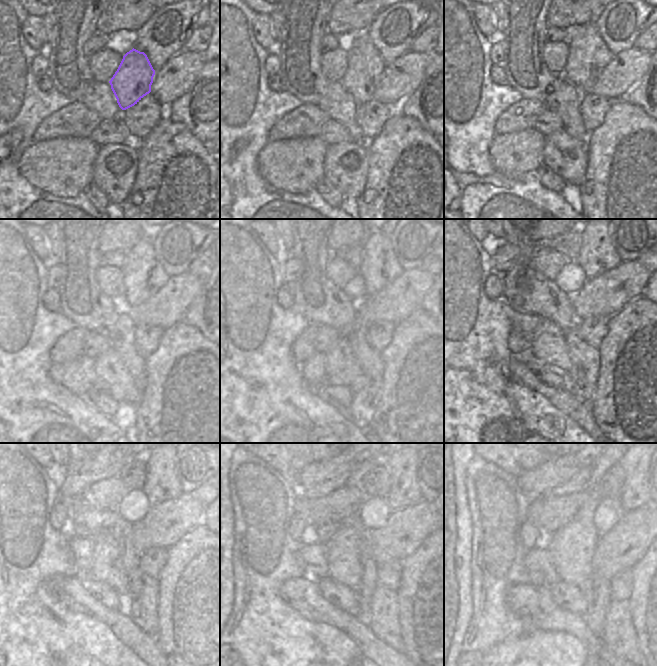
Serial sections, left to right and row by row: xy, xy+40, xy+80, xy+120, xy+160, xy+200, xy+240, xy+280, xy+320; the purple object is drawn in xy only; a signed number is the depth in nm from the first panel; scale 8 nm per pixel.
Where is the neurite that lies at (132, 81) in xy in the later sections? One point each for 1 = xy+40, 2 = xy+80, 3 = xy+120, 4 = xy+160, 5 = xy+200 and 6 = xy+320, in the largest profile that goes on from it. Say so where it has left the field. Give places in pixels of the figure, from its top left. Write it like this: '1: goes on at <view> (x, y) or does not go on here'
1: goes on at xy+40 (364, 63)
2: goes on at xy+80 (588, 54)
3: goes on at xy+120 (143, 275)
4: goes on at xy+160 (379, 266)
5: goes on at xy+200 (598, 256)
6: goes on at xy+320 (635, 463)

